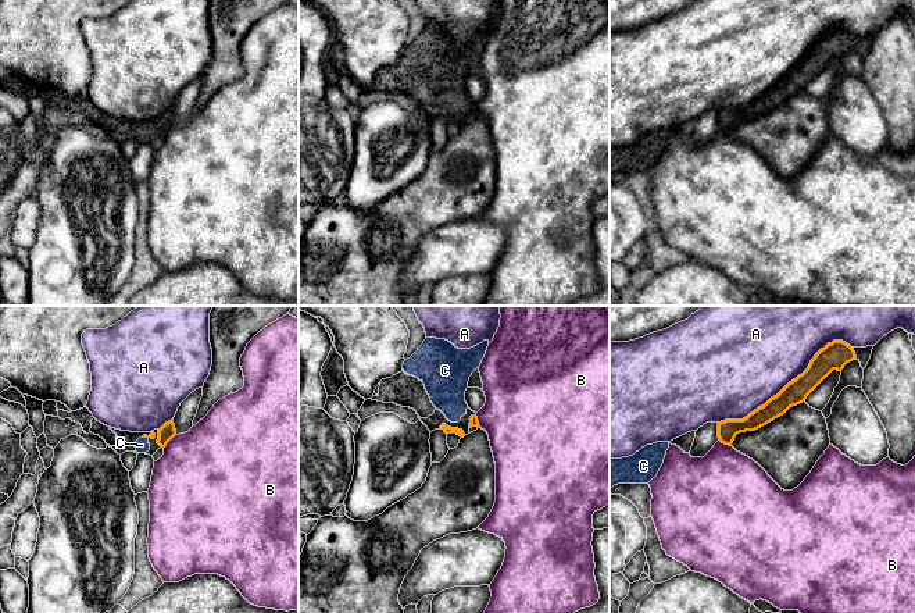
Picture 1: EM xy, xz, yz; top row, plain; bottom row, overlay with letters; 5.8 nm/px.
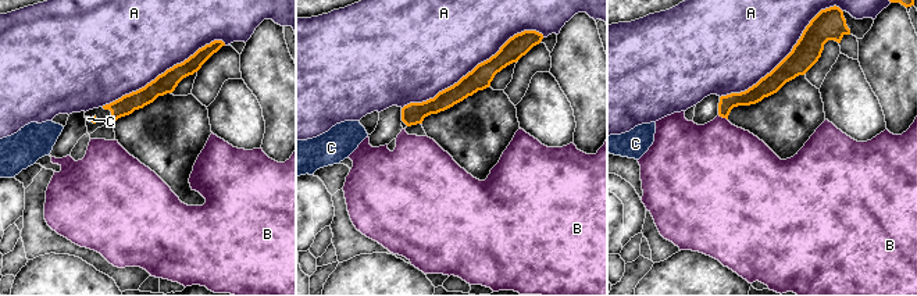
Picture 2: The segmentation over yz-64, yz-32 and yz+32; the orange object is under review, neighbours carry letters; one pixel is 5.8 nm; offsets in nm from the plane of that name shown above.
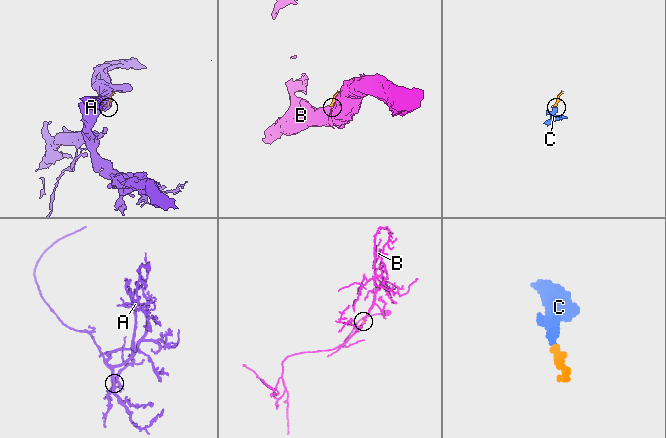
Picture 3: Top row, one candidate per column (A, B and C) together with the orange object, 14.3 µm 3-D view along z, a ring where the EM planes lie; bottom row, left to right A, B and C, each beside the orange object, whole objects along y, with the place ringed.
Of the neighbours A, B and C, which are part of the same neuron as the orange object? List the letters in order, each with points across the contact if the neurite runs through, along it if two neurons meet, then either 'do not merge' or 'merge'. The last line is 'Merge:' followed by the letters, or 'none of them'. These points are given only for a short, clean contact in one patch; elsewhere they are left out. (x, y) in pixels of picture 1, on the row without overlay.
A: do not merge
B: along xy (175, 123), (164, 136) | do not merge
C: across xy (152, 124), (145, 125), (142, 134) | merge
Merge: C

